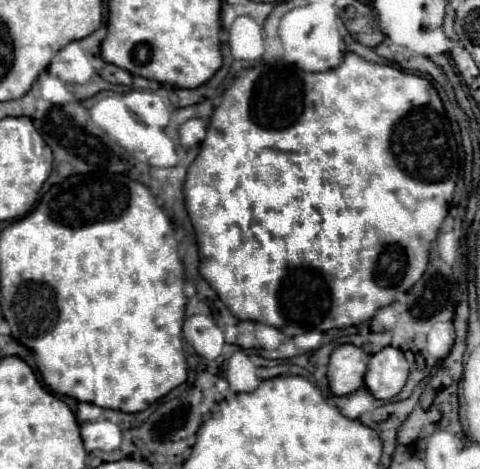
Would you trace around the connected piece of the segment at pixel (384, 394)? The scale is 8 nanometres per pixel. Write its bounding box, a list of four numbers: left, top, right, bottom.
[364,347,408,399]

